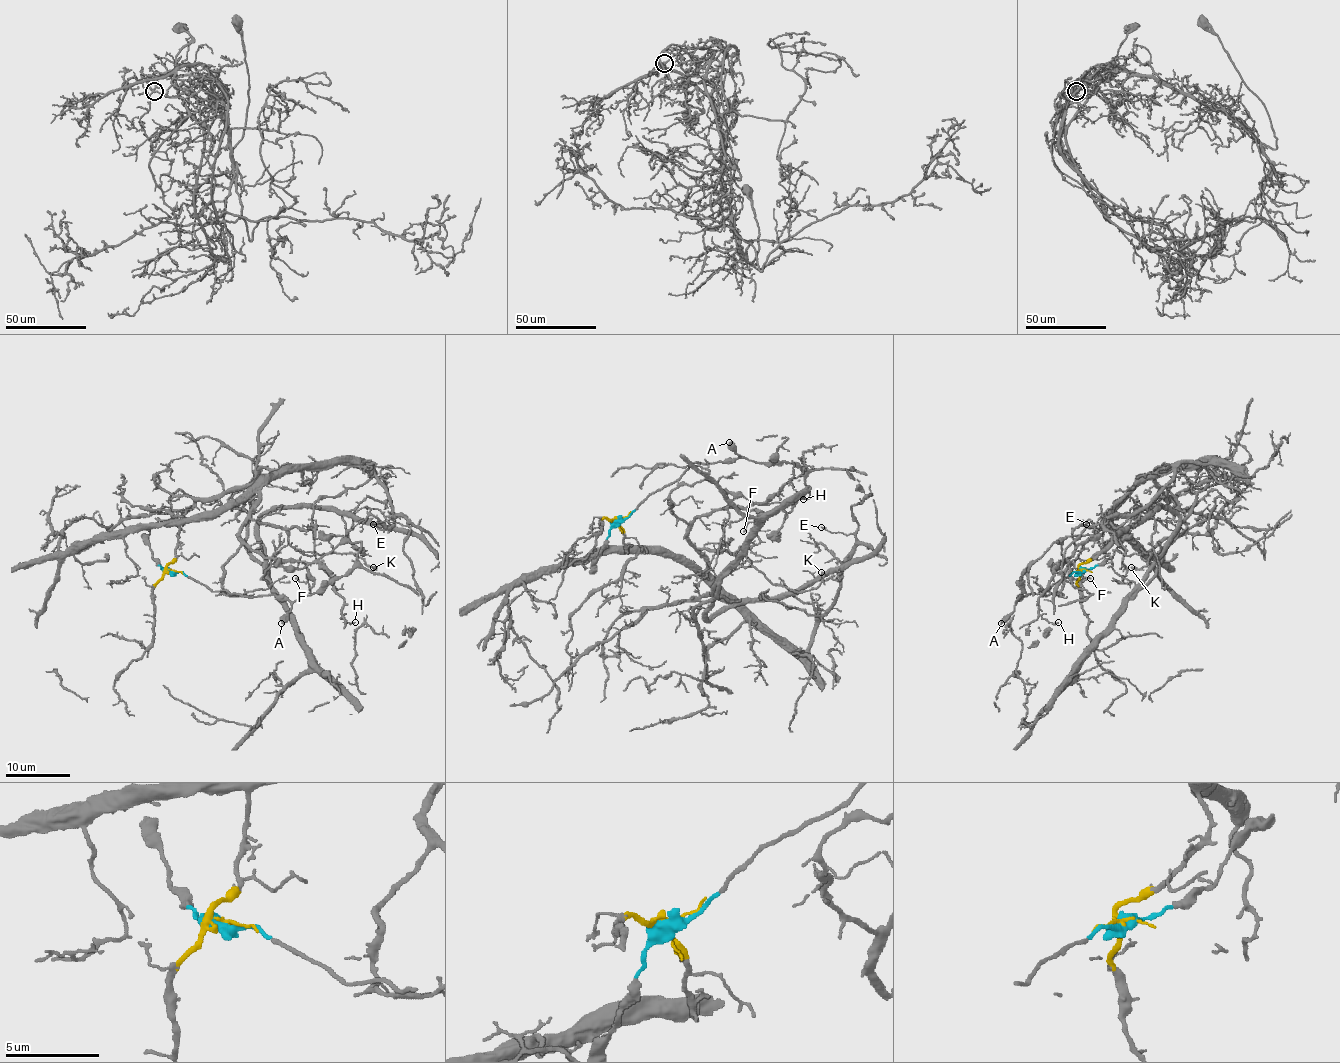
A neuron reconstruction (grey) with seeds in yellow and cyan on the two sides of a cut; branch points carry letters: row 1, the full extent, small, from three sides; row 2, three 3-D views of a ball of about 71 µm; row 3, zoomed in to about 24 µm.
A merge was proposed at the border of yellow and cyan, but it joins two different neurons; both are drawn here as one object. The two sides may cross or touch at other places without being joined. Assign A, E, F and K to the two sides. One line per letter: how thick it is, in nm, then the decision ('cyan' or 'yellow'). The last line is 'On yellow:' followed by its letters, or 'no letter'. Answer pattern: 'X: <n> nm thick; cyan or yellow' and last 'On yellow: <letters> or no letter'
A: 460 nm thick; cyan
E: 160 nm thick; yellow
F: 120 nm thick; yellow
K: 240 nm thick; yellow
On yellow: E, F, K

